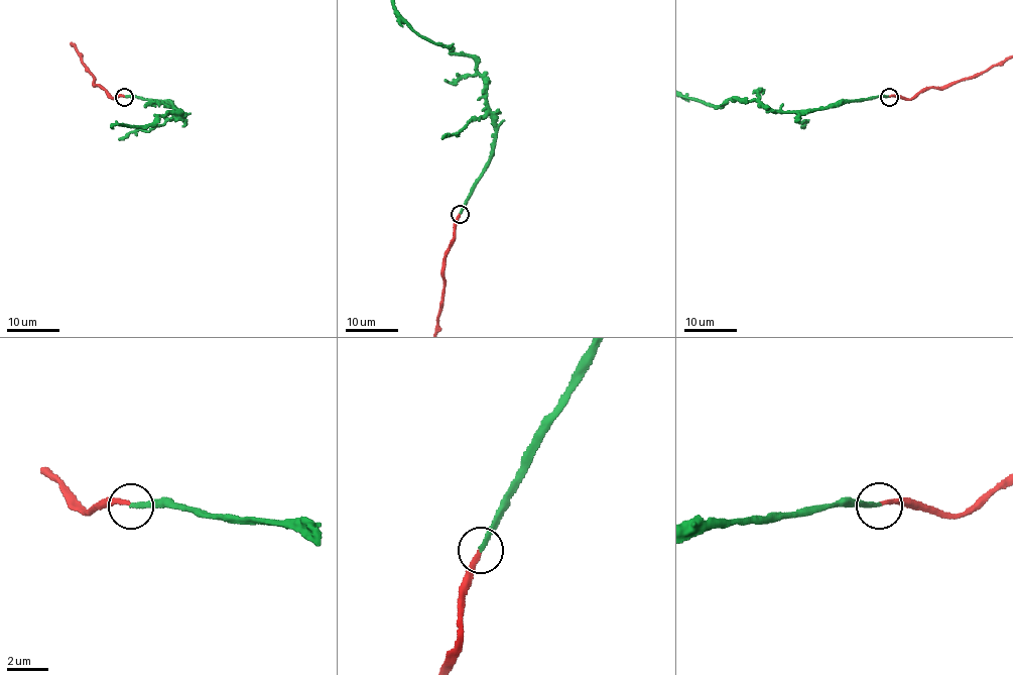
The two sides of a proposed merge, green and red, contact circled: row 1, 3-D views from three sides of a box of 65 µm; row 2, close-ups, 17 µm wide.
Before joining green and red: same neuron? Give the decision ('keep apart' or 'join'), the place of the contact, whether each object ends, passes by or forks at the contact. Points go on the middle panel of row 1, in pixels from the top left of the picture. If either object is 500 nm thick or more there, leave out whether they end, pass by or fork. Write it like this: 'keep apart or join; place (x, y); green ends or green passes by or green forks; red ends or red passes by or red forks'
join; place (460, 214); green ends; red ends

